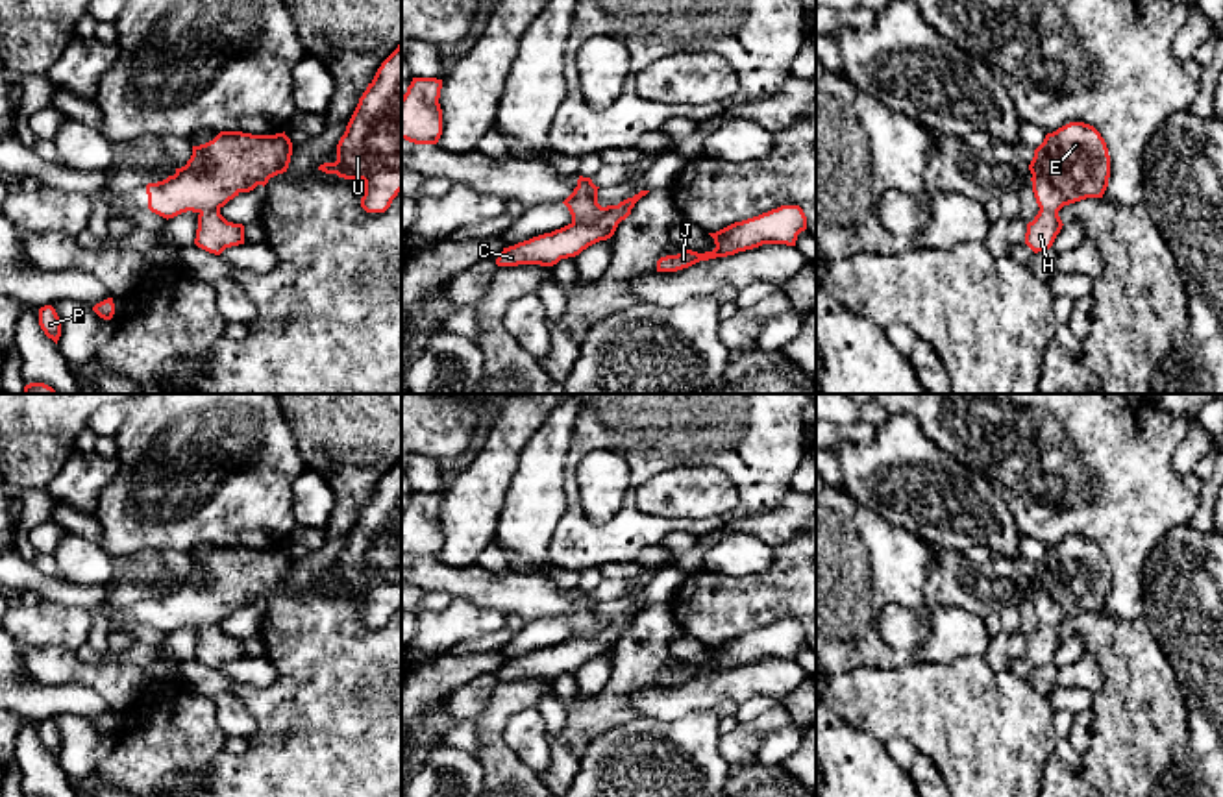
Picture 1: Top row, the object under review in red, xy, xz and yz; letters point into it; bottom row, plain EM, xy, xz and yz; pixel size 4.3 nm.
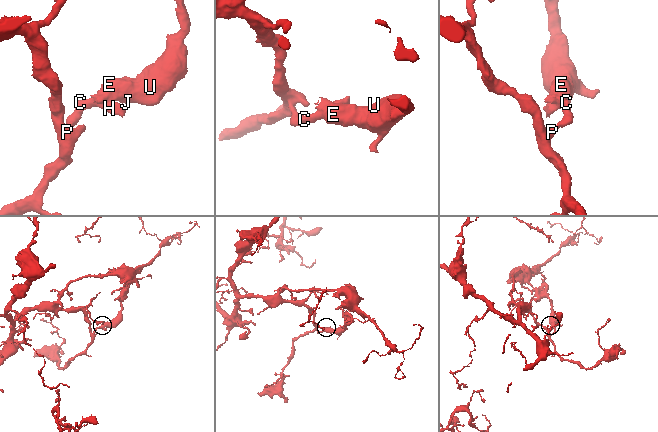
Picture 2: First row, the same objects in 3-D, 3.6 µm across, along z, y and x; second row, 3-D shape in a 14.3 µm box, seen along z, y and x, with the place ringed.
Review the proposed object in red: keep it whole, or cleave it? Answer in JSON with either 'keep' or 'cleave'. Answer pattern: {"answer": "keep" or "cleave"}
{"answer": "cleave"}

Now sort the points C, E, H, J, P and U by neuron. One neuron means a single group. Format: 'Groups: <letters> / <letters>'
Groups: C H P / E J U

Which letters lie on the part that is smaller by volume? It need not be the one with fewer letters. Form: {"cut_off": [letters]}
{"cut_off": ["E", "J", "U"]}

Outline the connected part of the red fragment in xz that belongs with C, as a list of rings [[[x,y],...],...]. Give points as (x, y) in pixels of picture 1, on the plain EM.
[[[640,605],[633,612],[620,616],[618,625],[594,636],[579,638],[572,636],[551,647],[533,651],[529,655],[518,656],[514,660],[503,662],[498,669],[498,681],[518,681],[518,679],[540,679],[553,681],[561,673],[575,671],[588,660],[607,655],[614,649],[620,638],[620,627],[629,625],[635,618],[646,610],[649,605]]]

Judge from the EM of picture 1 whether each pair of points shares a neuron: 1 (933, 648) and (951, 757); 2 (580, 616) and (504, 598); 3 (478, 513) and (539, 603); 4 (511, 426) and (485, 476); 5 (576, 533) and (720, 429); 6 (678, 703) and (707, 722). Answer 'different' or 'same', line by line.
1: different
2: same
3: different
4: same
5: same
6: different

